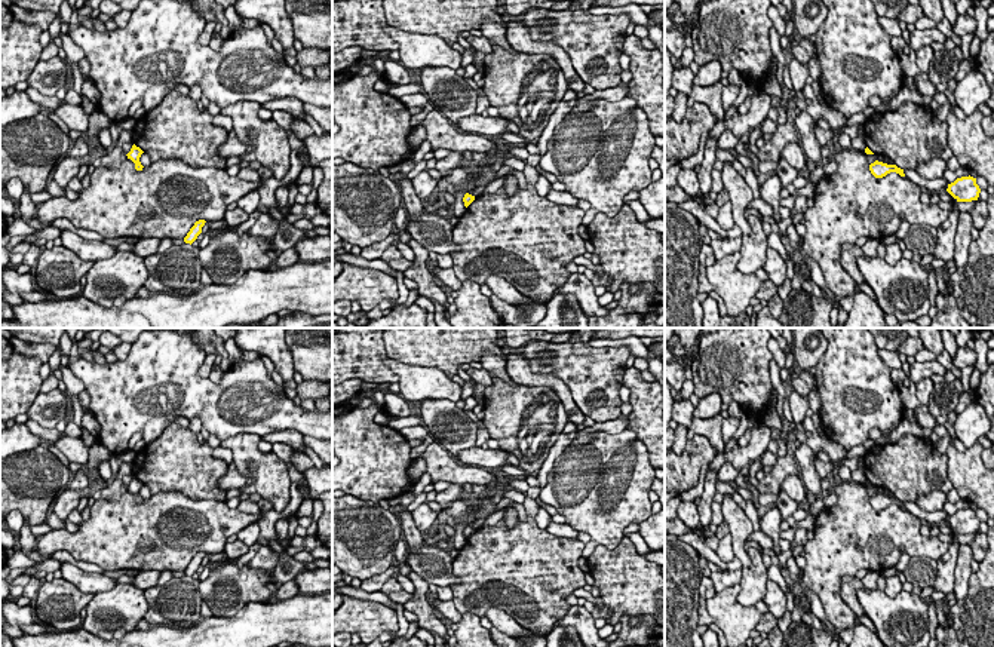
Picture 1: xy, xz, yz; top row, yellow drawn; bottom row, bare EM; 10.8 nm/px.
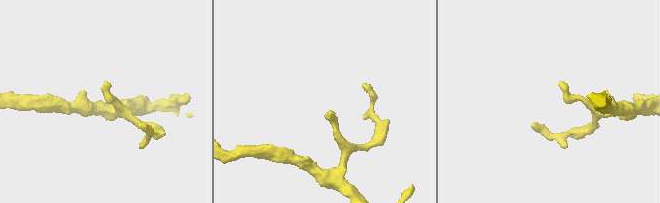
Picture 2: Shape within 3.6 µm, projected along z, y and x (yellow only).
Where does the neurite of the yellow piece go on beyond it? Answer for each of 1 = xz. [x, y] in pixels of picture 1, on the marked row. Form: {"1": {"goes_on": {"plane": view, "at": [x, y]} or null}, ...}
{"1": {"goes_on": null}}

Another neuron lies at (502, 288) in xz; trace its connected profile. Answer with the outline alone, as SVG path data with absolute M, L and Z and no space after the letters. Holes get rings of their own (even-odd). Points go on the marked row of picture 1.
M490 275L484 285L487 285L494 295L501 298L503 301L507 301L509 304L533 301L531 298L522 295L510 282L500 276Z

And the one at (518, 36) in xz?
M522 21L507 22L506 39L515 52L528 55L550 55L561 67L568 83L568 89L576 93L585 91L586 83L576 73L570 55L561 46L550 42L534 40Z

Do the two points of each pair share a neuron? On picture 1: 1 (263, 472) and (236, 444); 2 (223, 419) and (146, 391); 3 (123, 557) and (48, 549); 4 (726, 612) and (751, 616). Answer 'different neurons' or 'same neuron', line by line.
1: same neuron
2: same neuron
3: same neuron
4: same neuron

